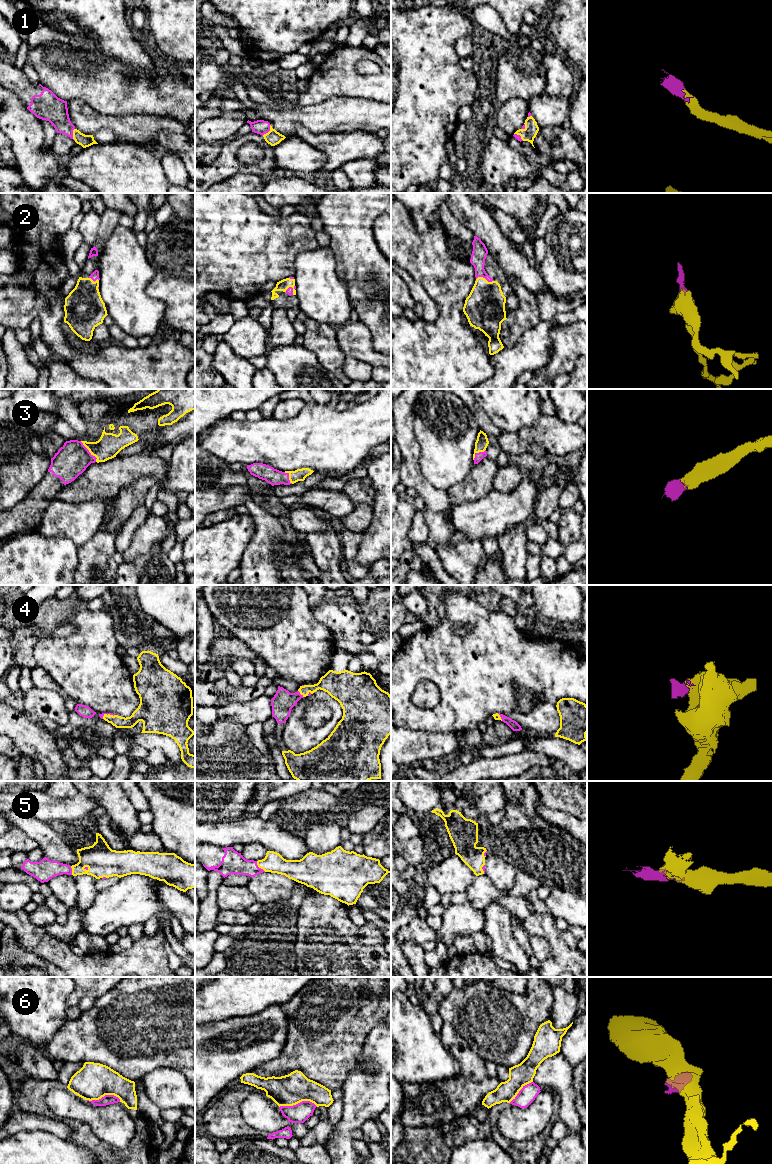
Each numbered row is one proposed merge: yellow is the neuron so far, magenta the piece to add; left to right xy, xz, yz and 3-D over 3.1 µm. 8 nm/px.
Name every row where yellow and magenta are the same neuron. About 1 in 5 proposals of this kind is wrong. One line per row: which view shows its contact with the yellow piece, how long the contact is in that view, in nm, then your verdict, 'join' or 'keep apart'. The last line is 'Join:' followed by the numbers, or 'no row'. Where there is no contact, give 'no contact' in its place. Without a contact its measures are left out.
1: xz | 110 nm | join
2: yz | 150 nm | join
3: xy | 220 nm | join
4: xz | 70 nm | join
5: xz | 120 nm | join
6: xz | 320 nm | keep apart
Join: 1, 2, 3, 4, 5

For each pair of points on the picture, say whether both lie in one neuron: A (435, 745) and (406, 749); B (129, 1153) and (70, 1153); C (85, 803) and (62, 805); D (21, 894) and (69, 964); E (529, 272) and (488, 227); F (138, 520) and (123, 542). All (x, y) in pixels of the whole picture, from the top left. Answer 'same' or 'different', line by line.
A: same
B: different
C: same
D: different
E: same
F: same

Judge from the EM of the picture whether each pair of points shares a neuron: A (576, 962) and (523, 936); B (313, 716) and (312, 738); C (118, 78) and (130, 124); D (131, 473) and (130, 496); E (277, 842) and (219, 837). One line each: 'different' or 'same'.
A: different
B: different
C: different
D: different
E: same

